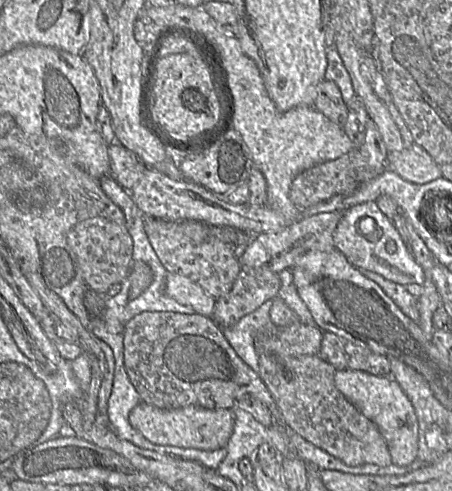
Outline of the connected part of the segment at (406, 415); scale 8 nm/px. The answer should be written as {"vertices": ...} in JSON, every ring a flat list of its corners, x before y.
{"vertices":[[337,370,334,383,344,397,378,427,388,446,393,465,409,466,417,459,418,418,411,401,397,381,390,376,377,376,359,370]]}

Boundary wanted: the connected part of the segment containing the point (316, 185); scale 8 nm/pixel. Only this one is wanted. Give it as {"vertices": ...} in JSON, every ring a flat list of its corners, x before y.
{"vertices":[[368,118,363,144,359,148,351,149,338,159,317,164,295,176,289,191,290,200,297,208,304,210,335,195,350,194,361,184,356,178,356,171,363,167,383,169,387,154,380,132,374,122]]}

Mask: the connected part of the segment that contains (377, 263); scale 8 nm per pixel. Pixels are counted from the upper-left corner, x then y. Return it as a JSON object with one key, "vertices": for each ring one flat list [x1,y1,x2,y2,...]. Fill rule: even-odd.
{"vertices":[[374,201,355,205,342,212,333,233,333,244,334,248,340,251,348,262,359,270,377,273,387,280,404,286,413,283,424,284,424,269,407,250,393,221,380,211],[373,223,378,228,379,237,377,237,374,226,373,229,369,229,369,225,372,226]]}

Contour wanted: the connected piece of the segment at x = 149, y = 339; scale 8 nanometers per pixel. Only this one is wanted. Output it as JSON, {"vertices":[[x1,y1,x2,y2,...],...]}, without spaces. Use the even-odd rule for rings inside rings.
{"vertices":[[142,312,134,316,125,326,123,331,124,345,124,366,128,377,139,393,143,402,153,405,161,409,180,409,186,406,198,406,210,410,218,409,234,409,237,400,244,395,249,395,256,398,271,412,277,426,285,426,281,412,271,395,270,391,264,384,258,372,249,367,234,351,228,340,225,338,222,328,220,328,211,317,206,317,198,314,184,315,173,312]]}

